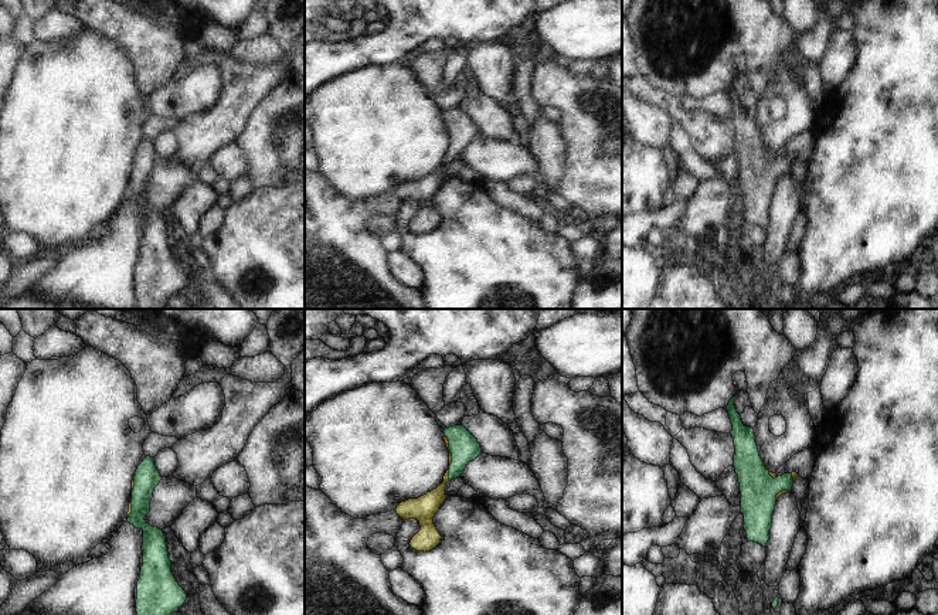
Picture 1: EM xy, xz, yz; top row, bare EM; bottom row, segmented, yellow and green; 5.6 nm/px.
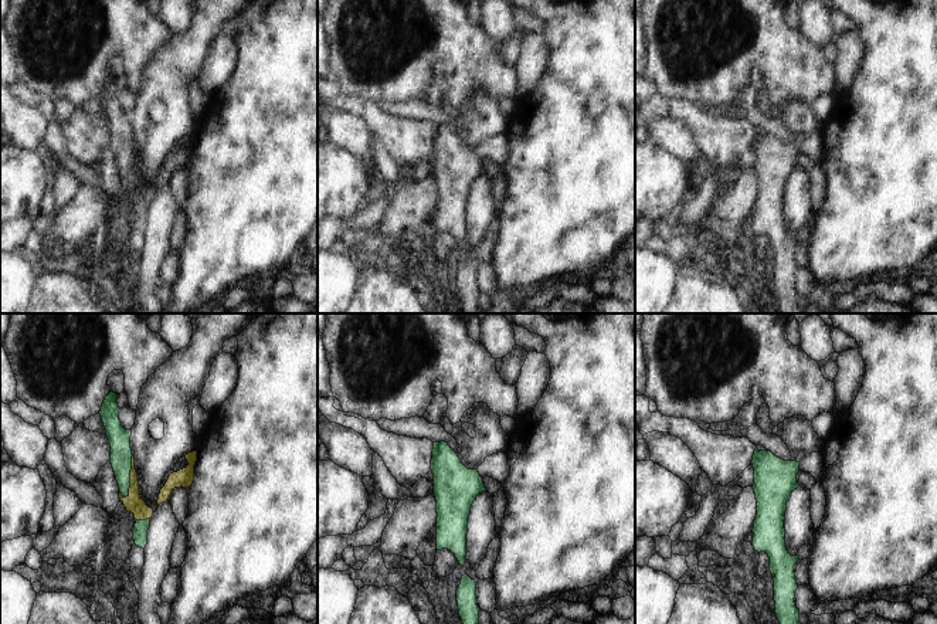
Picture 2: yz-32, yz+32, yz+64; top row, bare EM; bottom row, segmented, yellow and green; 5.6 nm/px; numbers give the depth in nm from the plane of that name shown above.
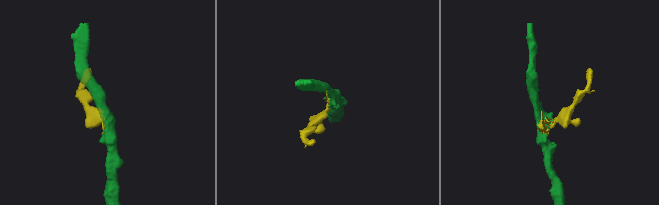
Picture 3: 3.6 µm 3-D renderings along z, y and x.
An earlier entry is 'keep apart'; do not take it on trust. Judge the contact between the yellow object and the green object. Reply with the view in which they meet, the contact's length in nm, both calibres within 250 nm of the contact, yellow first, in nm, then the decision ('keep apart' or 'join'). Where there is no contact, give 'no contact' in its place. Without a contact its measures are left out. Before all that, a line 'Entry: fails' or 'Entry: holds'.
Entry: fails
xz | 70 nm | 140/160 nm | join

